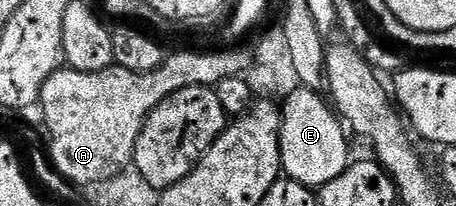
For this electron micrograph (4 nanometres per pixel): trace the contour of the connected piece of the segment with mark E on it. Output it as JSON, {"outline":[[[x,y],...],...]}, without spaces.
{"outline":[[[301,86],[282,101],[280,113],[280,167],[283,175],[309,190],[323,188],[341,176],[350,163],[345,125],[331,103],[319,95],[319,91]]]}

